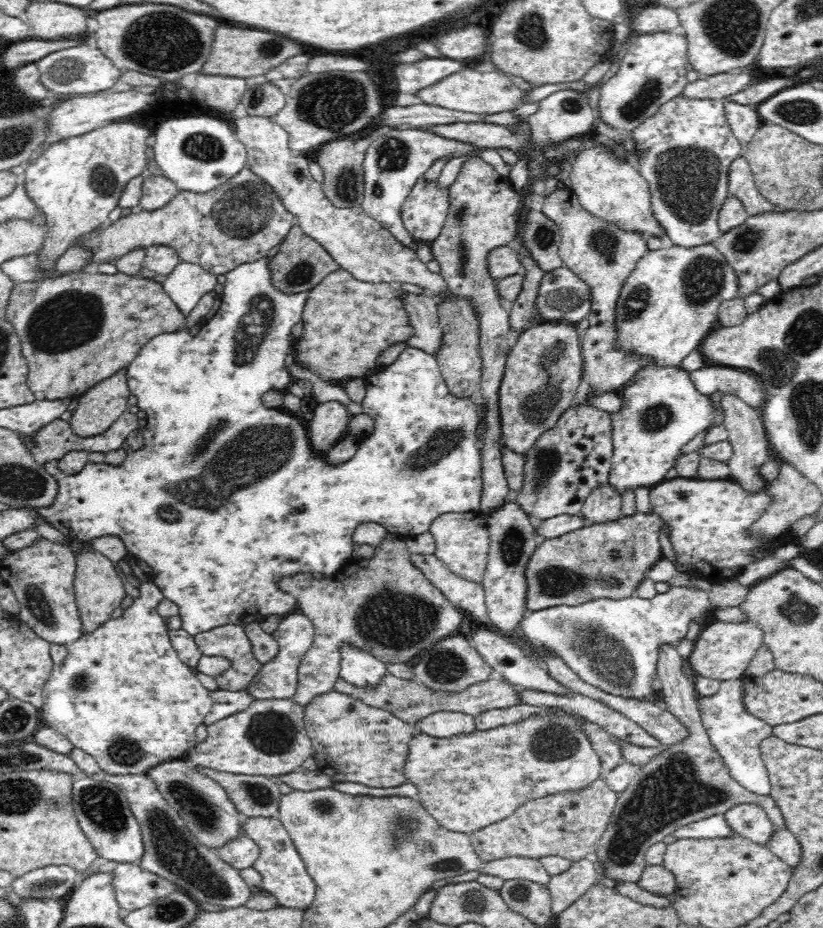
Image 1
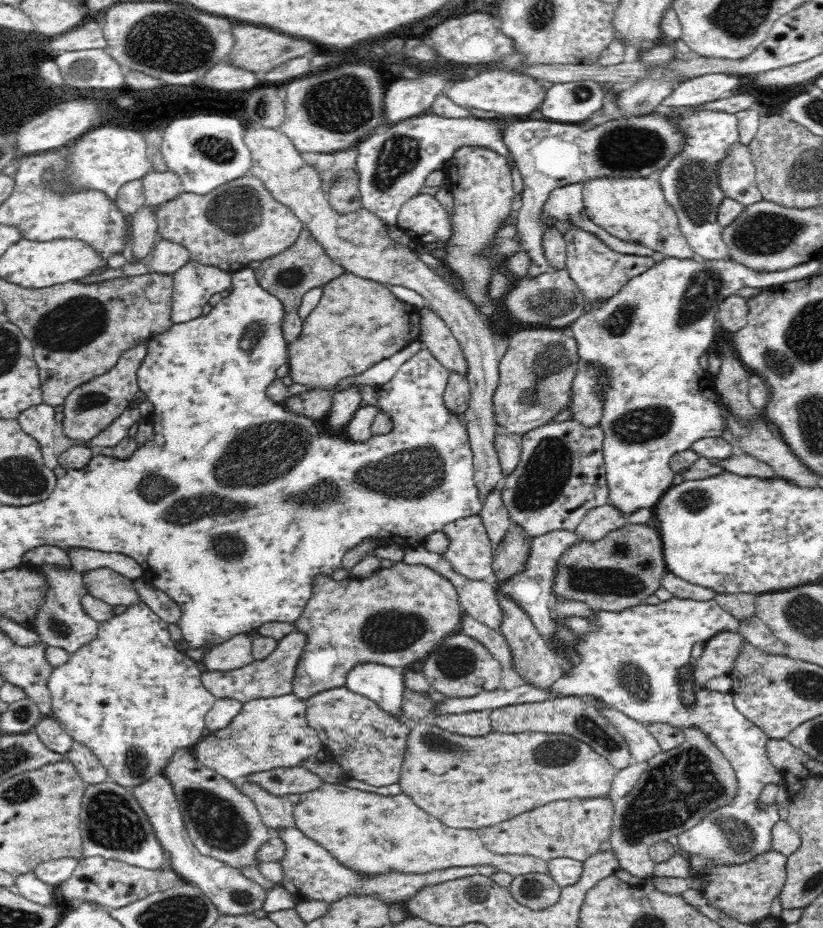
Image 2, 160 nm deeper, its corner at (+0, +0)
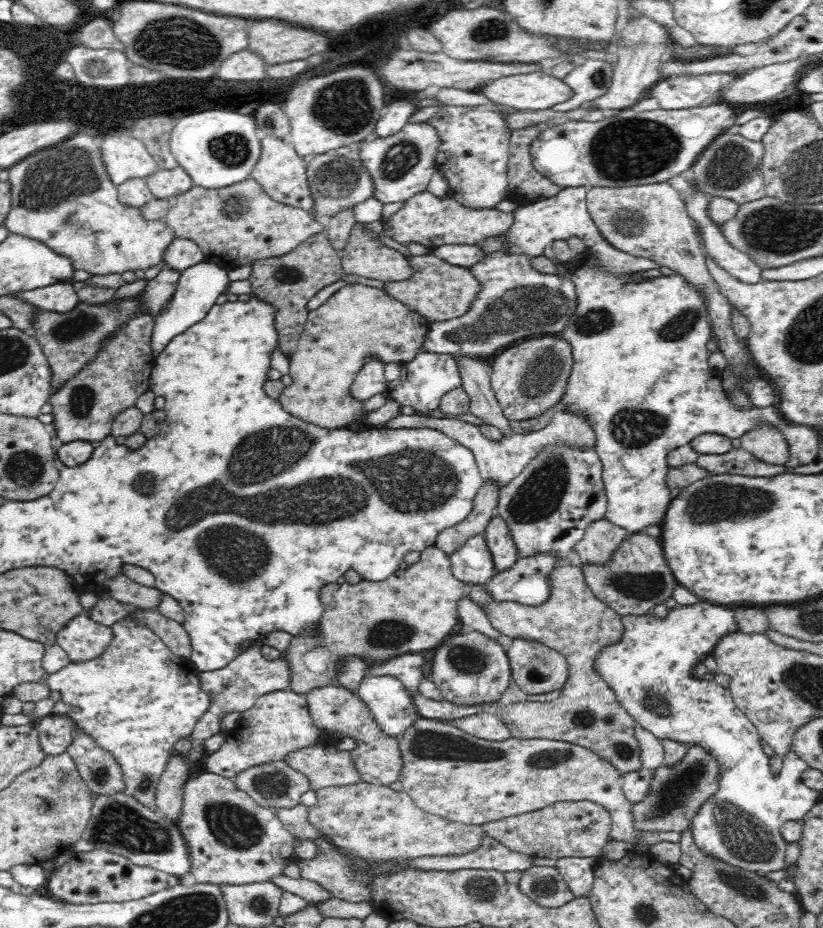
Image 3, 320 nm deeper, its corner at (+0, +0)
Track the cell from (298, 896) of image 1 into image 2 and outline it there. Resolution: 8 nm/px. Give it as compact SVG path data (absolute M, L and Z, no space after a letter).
M274 829L275 835L280 836L287 844L286 856L279 862L284 869L282 886L300 903L308 900L325 900L336 902L337 900L354 895L370 895L384 903L400 903L408 900L412 894L416 894L424 886L440 884L475 874L493 875L497 870L492 865L481 866L454 866L447 869L432 870L432 872L416 873L402 872L401 870L388 870L384 874L362 874L338 861L319 842L308 838L298 829Z

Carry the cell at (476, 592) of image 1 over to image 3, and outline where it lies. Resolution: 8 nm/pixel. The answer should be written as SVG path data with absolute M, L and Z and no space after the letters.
M582 563L580 565L556 566L550 576L551 594L548 601L542 605L530 606L514 601L491 602L489 594L482 585L470 590L470 599L486 611L486 617L492 627L504 636L514 639L524 639L527 641L541 642L545 646L551 647L564 656L569 667L569 677L565 685L560 690L560 696L555 697L550 703L540 703L534 701L521 701L502 706L502 720L508 729L512 731L512 736L521 739L556 739L557 741L569 742L578 746L588 747L592 752L598 754L604 761L615 766L620 774L625 775L643 768L640 756L640 743L636 738L636 721L629 714L616 698L608 683L597 671L596 660L598 656L610 648L620 644L626 625L622 623L622 616L616 613L613 604L602 602L592 593L588 583L586 583Z

